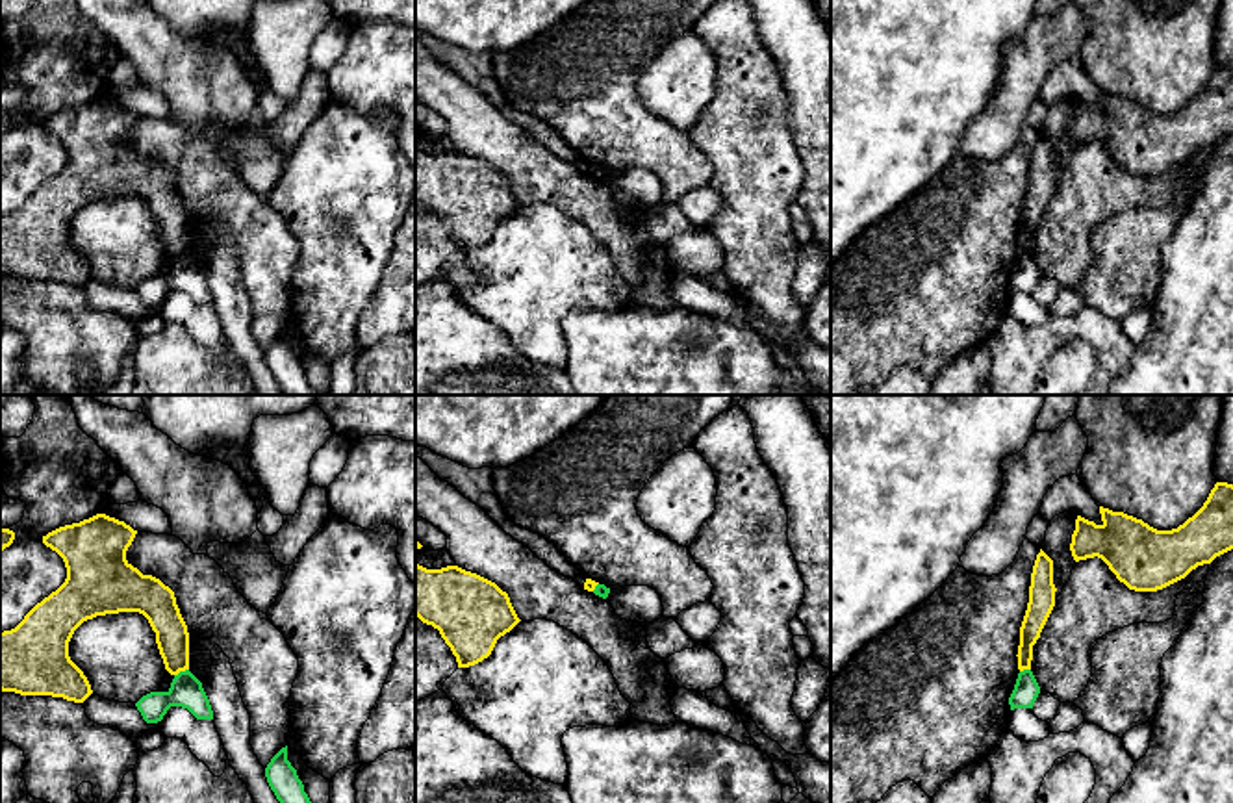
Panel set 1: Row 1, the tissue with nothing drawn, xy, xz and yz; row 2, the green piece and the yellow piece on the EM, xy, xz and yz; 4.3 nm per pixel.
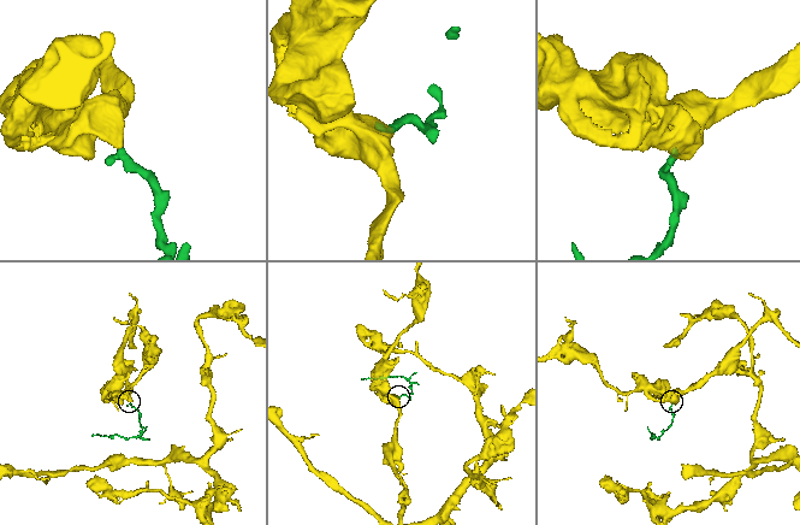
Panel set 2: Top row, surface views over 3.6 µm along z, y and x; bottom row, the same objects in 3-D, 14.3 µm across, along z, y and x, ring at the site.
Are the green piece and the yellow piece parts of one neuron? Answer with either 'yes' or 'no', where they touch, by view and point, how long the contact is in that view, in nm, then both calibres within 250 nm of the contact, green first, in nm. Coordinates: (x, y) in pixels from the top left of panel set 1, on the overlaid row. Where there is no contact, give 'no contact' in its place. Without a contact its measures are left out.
no; meets green in xy at (180, 672); contact 70 nm long; 150 nm thick on the green side, 140 nm on the other

